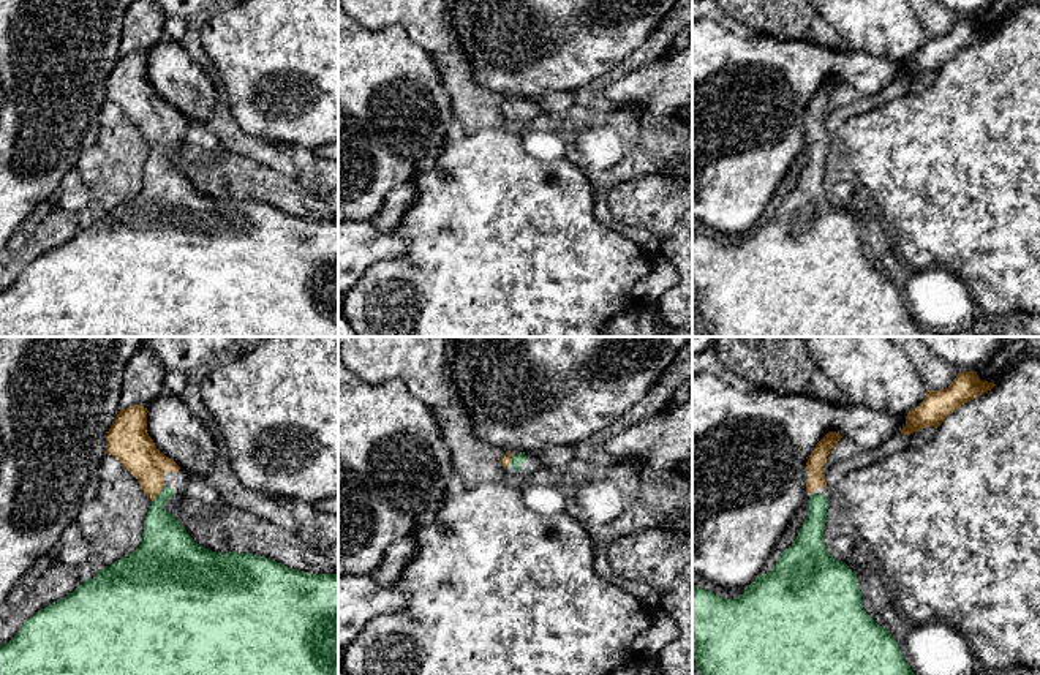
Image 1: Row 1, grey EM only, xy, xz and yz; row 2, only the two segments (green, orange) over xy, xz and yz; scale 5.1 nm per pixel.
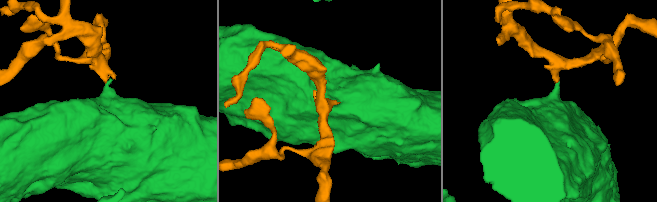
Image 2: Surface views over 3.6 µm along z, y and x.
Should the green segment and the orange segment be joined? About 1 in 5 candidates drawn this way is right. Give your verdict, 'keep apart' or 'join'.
join

